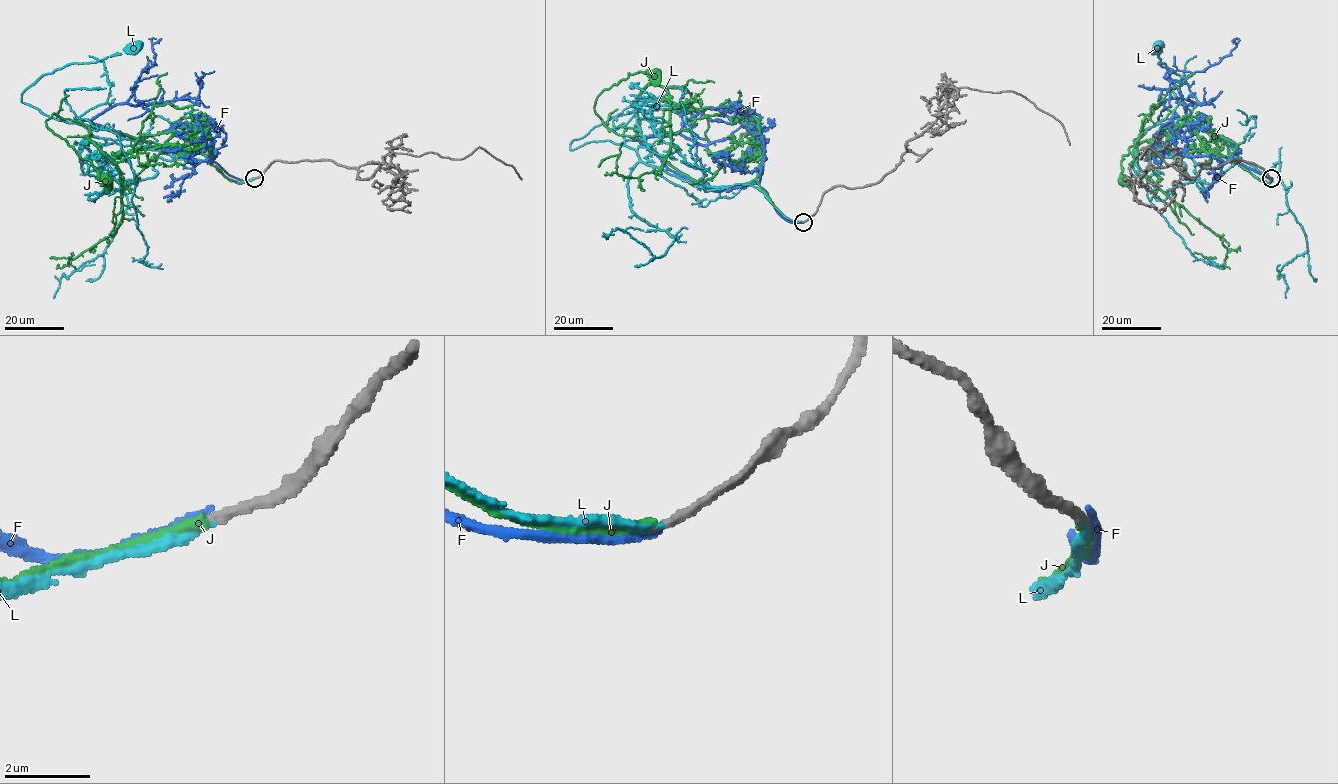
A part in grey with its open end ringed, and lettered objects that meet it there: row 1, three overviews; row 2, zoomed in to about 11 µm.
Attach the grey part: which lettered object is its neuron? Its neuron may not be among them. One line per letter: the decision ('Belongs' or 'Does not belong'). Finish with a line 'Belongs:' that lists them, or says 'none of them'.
F: Does not belong
J: Does not belong
L: Belongs
Belongs: L

